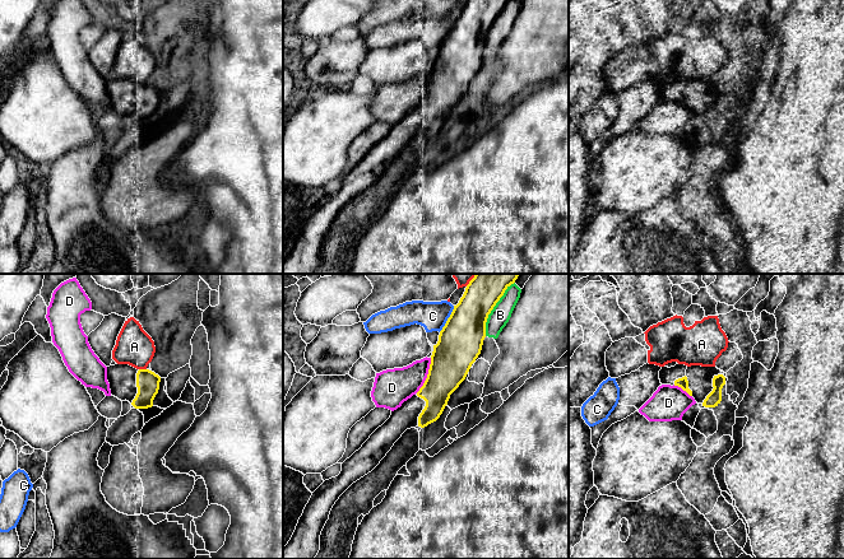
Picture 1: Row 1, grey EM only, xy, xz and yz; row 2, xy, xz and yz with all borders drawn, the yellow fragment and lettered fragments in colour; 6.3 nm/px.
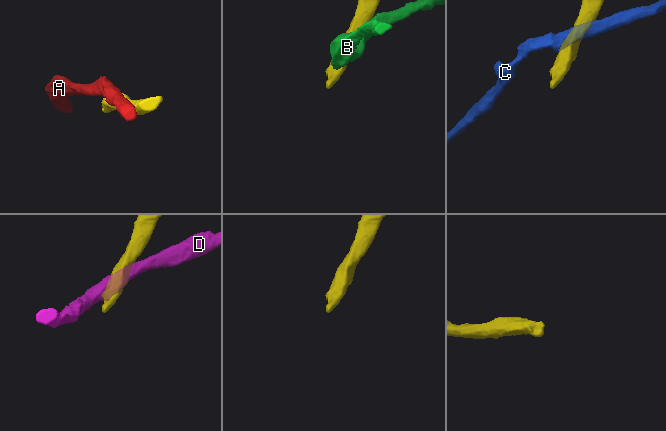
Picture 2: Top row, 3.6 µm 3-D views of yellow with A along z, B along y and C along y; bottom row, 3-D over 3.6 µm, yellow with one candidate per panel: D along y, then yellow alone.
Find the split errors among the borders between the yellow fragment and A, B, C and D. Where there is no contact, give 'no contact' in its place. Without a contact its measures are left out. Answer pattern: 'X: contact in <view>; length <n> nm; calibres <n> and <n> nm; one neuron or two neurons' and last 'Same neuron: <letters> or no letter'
A: contact in xy; length 50 nm; calibres 140 and 240 nm; two neurons
B: contact in xz; length 360 nm; calibres 260 and 120 nm; two neurons
C: contact in xz; length 190 nm; calibres 280 and 180 nm; two neurons
D: contact in xz; length 240 nm; calibres 260 and 240 nm; two neurons
Same neuron: no letter

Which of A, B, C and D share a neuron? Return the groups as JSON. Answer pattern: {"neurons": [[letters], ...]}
{"neurons": [["A"], ["B"], ["C"], ["D"]]}

